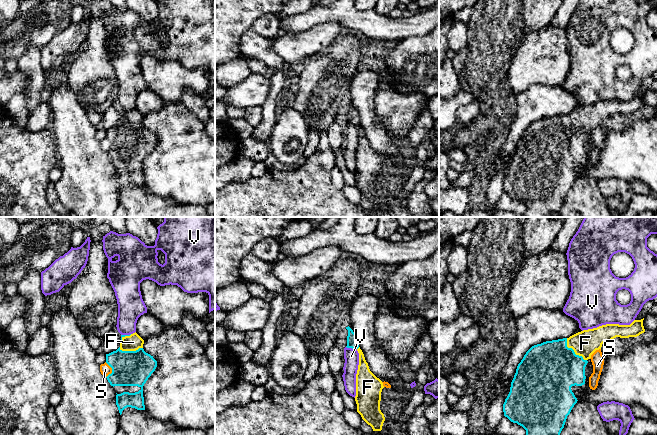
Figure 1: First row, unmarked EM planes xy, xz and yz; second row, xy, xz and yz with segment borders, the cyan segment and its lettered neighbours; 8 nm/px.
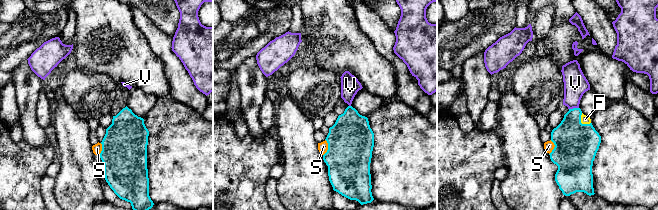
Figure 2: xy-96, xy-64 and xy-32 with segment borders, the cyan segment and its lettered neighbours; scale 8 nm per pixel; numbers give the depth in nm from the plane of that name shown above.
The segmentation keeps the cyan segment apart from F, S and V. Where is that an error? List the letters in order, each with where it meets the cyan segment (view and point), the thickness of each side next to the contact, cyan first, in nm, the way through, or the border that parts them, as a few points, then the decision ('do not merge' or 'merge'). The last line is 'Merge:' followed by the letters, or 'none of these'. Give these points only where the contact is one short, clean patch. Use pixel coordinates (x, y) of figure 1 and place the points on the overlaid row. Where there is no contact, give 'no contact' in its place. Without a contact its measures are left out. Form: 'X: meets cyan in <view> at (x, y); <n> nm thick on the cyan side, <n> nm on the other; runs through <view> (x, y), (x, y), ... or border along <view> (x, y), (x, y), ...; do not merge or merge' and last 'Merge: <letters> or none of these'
F: meets cyan in yz at (573, 350); 440 nm thick on the cyan side, 200 nm on the other; runs through yz (549, 370), (573, 350), (585, 343); merge
S: meets cyan in xy at (112, 370); 280 nm thick on the cyan side, 90 nm on the other; border along xy (105, 362), (111, 368), (111, 372), (106, 377); do not merge
V: meets cyan in xz at (351, 347); 100 nm thick on the cyan side, 120 nm on the other; border along xz (346, 346), (356, 349); do not merge
Merge: F

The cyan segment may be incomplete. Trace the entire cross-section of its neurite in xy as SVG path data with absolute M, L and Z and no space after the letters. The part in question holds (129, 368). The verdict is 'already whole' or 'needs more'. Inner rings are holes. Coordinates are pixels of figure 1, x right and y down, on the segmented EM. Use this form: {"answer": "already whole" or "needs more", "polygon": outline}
{"answer": "needs more", "polygon": "M135 332L121 335L120 347L106 354L112 373L106 378L116 392L120 415L127 408L145 410L143 386L155 371L157 361L143 349L144 340Z"}

